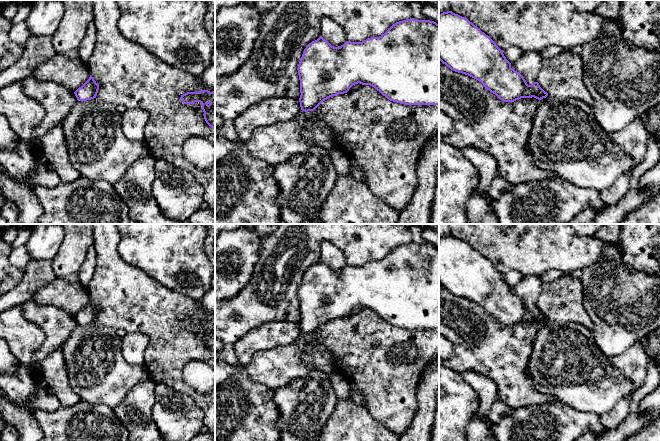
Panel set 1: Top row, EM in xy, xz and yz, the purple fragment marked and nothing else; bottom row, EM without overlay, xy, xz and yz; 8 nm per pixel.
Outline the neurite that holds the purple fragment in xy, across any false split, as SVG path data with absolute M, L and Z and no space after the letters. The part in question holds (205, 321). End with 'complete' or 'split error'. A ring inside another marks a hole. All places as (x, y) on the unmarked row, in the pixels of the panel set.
M215 315L187 316L180 321L184 328L200 326L206 347L215 354Z; complete

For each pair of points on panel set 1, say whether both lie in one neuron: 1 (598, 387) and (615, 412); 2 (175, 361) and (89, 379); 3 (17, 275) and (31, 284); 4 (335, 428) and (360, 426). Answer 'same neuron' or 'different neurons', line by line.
1: different neurons
2: different neurons
3: different neurons
4: same neuron

